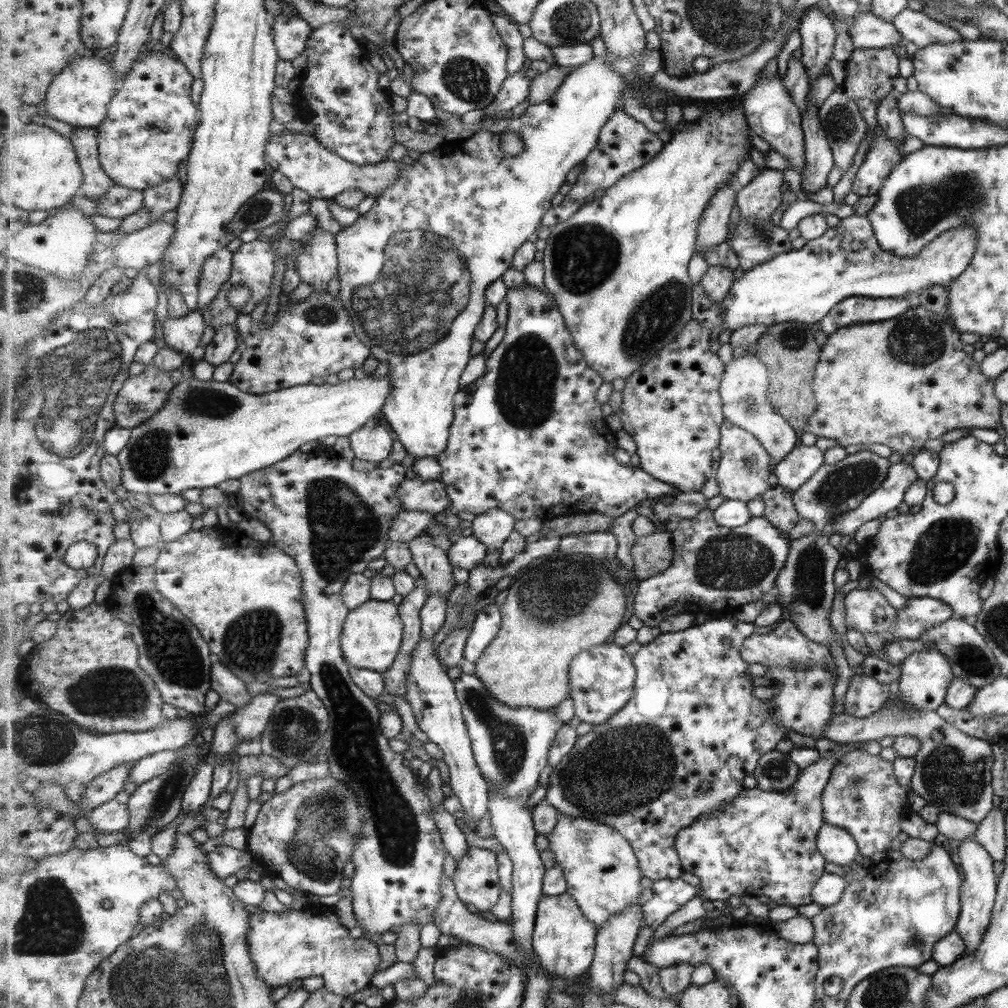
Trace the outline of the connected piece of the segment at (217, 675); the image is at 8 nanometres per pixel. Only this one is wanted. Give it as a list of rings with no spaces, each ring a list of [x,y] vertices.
[[[215,659],[212,668],[212,689],[220,698],[234,704],[235,711],[243,710],[254,699],[247,690],[246,682],[231,672],[221,660]]]

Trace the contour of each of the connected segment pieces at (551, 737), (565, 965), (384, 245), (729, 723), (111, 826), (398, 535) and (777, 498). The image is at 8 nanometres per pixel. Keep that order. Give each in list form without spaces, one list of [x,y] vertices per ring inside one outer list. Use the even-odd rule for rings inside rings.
[[[462,673],[455,679],[456,693],[464,709],[466,725],[472,740],[476,761],[484,777],[498,793],[525,806],[539,784],[539,776],[549,764],[550,752],[564,722],[555,709],[510,707],[494,698],[484,680],[477,674]]]
[[[569,892],[559,896],[543,896],[537,906],[537,920],[535,920],[535,932],[533,932],[534,952],[537,954],[540,963],[556,977],[567,982],[582,982],[583,974],[589,972],[596,953],[597,928],[593,922],[585,918],[585,914]]]
[[[607,49],[607,53],[602,58],[593,57],[589,62],[583,63],[569,73],[553,98],[541,104],[530,105],[520,115],[515,114],[508,120],[506,128],[500,133],[494,134],[490,131],[479,130],[468,139],[443,142],[429,152],[418,156],[414,155],[414,163],[401,165],[401,179],[390,186],[381,196],[376,197],[373,208],[336,235],[340,264],[338,272],[340,299],[355,321],[356,332],[359,333],[360,339],[371,349],[374,358],[379,363],[389,364],[387,376],[391,381],[391,396],[383,408],[383,415],[395,433],[396,440],[402,442],[409,455],[415,459],[427,457],[437,459],[441,452],[445,452],[445,448],[449,444],[452,424],[455,421],[455,400],[458,394],[463,391],[460,380],[472,359],[471,346],[473,346],[473,340],[476,340],[475,332],[484,319],[488,307],[486,296],[488,288],[496,280],[502,279],[505,272],[513,267],[516,252],[528,242],[529,236],[535,234],[540,228],[544,216],[551,210],[549,202],[561,192],[561,186],[567,182],[567,174],[575,166],[584,163],[585,159],[594,152],[599,144],[602,128],[609,122],[617,108],[621,108],[621,91],[626,88],[623,86],[625,80],[621,79],[622,74],[609,67],[613,58],[615,58],[615,54]],[[508,132],[516,132],[519,138],[523,138],[524,149],[517,156],[511,156],[502,149],[503,137]]]
[[[731,615],[720,618],[706,617],[699,619],[697,623],[687,629],[675,632],[661,633],[655,640],[649,644],[643,645],[634,656],[637,676],[635,694],[627,703],[624,709],[613,715],[607,722],[594,725],[586,734],[581,735],[574,749],[557,765],[552,771],[549,782],[547,783],[546,799],[551,806],[555,807],[560,813],[575,818],[584,818],[585,820],[596,820],[616,828],[633,846],[643,875],[652,882],[657,880],[675,880],[685,872],[681,865],[681,858],[675,844],[677,835],[683,829],[690,827],[701,815],[716,811],[723,805],[730,803],[744,788],[744,780],[747,775],[753,775],[756,771],[759,759],[778,748],[781,740],[786,738],[784,728],[774,719],[776,712],[770,709],[770,706],[753,694],[755,686],[751,682],[751,672],[749,672],[749,663],[741,656],[745,639],[755,634],[755,623],[742,622],[733,619]],[[723,638],[730,638],[731,643],[724,646],[721,643]],[[703,782],[711,784],[706,794],[699,793],[699,786]]]
[[[115,799],[94,808],[89,813],[88,820],[96,834],[125,831],[130,825],[131,815],[128,803],[120,804]]]
[[[401,511],[390,528],[389,543],[411,542],[428,527],[435,516],[429,513],[415,511]]]
[[[775,483],[762,495],[762,498],[766,503],[764,515],[766,520],[776,525],[780,531],[788,536],[788,532],[791,532],[801,520],[801,515],[797,513],[797,507],[795,507],[795,501],[793,501],[793,498],[795,498],[794,491],[787,490]]]

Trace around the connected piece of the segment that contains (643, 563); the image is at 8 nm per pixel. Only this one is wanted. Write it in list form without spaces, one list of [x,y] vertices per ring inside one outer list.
[[[660,530],[651,536],[638,537],[633,547],[635,577],[645,580],[665,572],[674,559],[674,546],[672,536]]]

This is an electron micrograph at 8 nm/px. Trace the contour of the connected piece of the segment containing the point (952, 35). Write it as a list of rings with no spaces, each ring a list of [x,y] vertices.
[[[903,9],[889,22],[893,24],[904,43],[911,42],[917,48],[925,48],[931,44],[953,44],[961,42],[962,37],[949,26],[931,20],[922,11]]]

